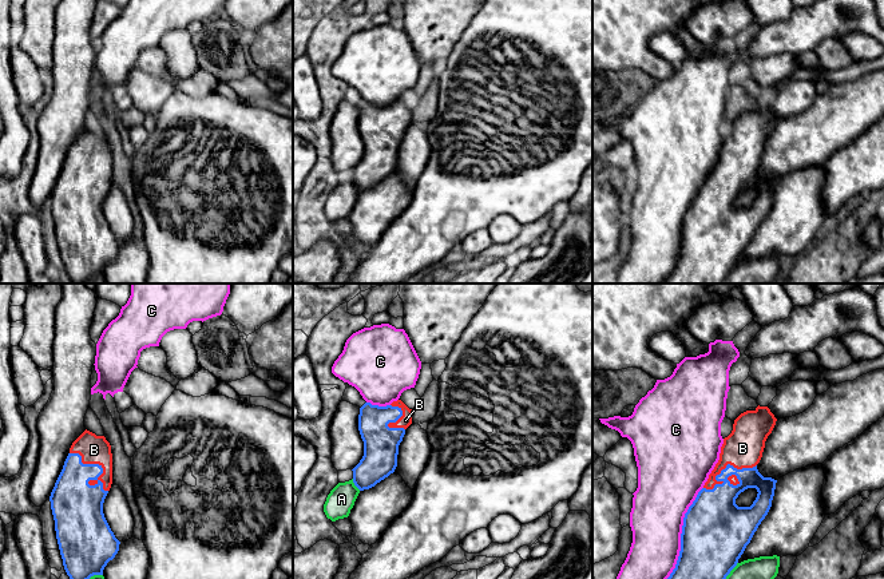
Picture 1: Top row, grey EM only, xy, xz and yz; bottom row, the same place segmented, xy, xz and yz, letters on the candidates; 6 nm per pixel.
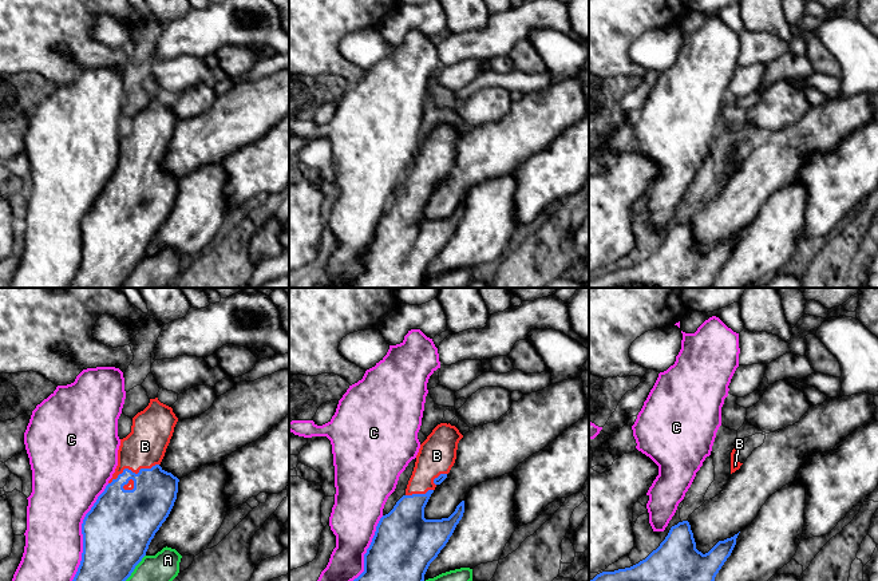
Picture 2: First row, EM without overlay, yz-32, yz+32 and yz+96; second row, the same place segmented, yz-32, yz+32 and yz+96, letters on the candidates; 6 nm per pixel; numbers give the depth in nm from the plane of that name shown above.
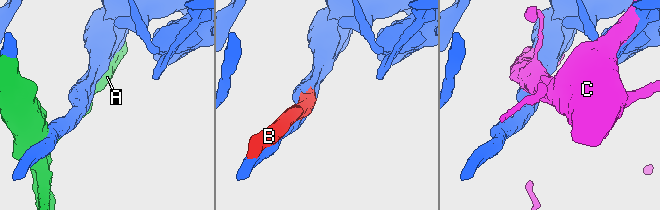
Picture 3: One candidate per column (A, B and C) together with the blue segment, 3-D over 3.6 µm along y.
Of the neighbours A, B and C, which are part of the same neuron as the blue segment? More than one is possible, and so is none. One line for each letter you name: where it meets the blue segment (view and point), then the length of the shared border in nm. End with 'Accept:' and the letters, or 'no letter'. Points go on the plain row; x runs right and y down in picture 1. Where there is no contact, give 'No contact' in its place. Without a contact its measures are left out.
B: Touches blue at xy (96, 165). Shared border 340 nm
Accept: B

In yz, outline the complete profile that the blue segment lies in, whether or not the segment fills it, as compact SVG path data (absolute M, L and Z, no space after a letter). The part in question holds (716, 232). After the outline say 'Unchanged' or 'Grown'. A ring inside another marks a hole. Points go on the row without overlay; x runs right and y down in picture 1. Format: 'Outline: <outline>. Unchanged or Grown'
Outline: M760 106L754 111L741 114L734 120L732 134L724 139L718 163L685 214L679 257L665 283L724 283L737 266L772 207L777 181L764 178L757 164L776 122L770 110ZM748 189L756 189L757 198L750 207L738 207L736 199Z. Grown

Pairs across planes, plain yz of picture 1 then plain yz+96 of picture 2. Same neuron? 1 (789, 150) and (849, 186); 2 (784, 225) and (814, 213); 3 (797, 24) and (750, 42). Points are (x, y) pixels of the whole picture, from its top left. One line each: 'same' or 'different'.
1: different
2: different
3: same

